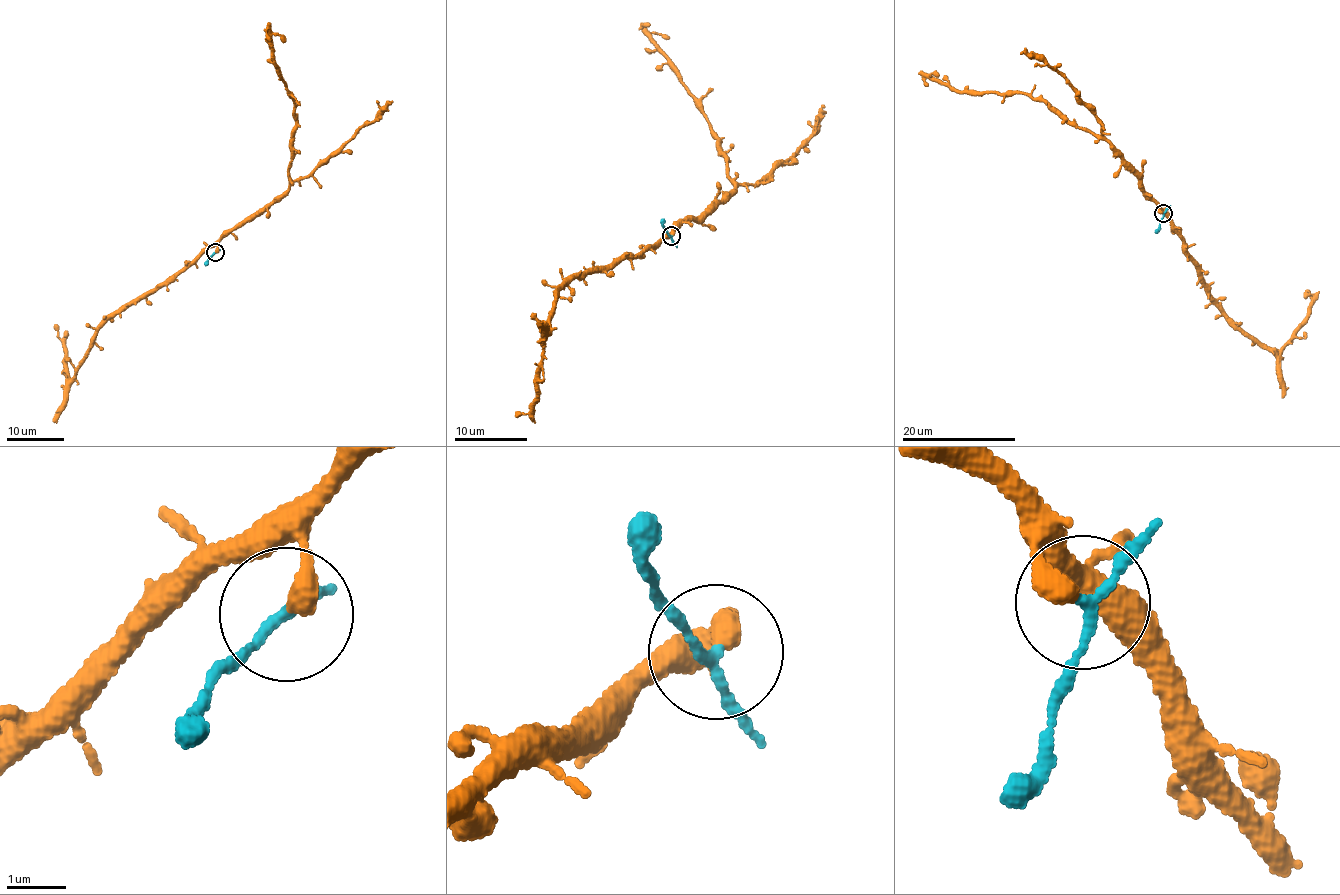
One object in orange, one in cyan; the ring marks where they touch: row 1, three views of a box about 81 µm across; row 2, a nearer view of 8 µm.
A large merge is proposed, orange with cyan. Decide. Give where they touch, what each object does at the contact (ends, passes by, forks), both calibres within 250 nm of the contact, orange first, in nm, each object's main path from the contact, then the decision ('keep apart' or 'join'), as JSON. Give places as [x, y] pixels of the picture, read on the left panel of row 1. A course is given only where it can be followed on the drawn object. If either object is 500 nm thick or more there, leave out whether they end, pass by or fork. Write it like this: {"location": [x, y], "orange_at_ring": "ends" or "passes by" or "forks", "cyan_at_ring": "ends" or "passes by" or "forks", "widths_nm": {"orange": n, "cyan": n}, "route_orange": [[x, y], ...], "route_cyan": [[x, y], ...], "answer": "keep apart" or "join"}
{"location": [215, 252], "orange_at_ring": "ends", "cyan_at_ring": "passes by", "widths_nm": {"orange": 380, "cyan": 140}, "route_orange": [[216, 252], [217, 244], [222, 237], [263, 211], [289, 188], [295, 108], [270, 40]], "route_cyan": [[215, 253], [205, 265]], "answer": "keep apart"}

